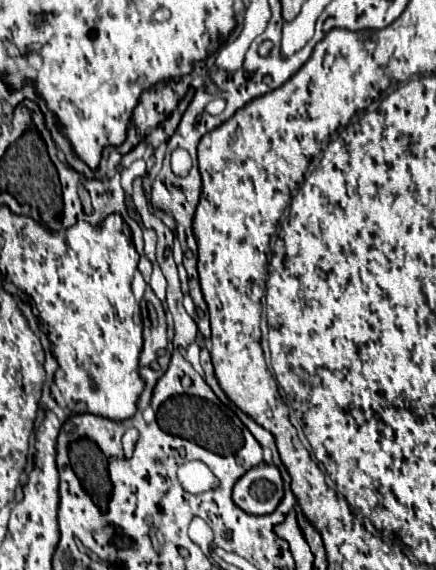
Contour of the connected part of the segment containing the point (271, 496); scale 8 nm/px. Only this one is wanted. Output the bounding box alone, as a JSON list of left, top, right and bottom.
[234,464,284,514]

